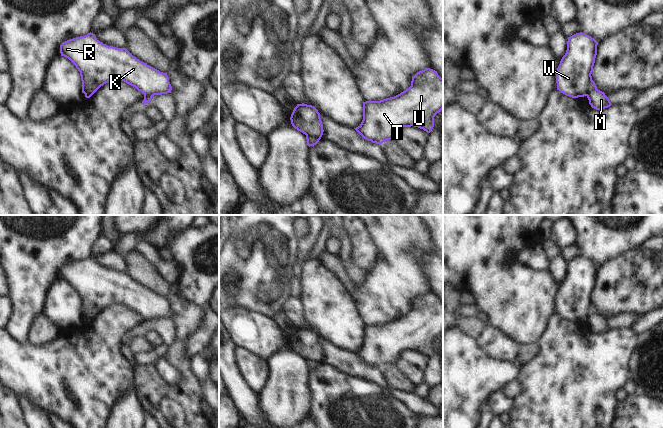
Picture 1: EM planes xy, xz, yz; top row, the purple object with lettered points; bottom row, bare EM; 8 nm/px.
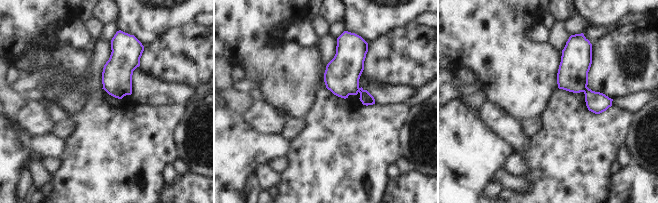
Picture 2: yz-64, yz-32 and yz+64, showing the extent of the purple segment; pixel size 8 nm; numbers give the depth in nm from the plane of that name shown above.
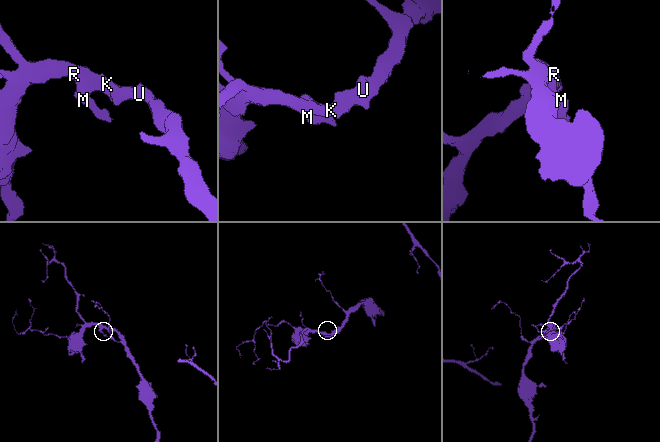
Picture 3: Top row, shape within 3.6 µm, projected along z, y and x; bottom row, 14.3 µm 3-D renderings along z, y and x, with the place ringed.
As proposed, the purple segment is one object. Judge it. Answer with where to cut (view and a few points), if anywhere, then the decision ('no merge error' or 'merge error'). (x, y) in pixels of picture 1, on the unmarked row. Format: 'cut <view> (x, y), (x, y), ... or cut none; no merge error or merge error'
cut yz (591, 303), (586, 319); merge error

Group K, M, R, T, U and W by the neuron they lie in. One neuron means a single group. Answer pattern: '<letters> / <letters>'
K R T U W / M

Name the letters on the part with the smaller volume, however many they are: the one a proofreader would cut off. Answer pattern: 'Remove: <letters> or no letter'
Remove: M

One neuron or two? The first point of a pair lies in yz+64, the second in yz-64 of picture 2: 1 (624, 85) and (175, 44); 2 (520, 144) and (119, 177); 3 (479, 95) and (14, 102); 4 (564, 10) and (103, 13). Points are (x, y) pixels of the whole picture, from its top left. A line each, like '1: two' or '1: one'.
1: one
2: two
3: one
4: one

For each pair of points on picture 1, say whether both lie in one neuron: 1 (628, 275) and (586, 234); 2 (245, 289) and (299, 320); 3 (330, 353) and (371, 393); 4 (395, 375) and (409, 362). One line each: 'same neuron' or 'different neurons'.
1: different neurons
2: different neurons
3: different neurons
4: different neurons

